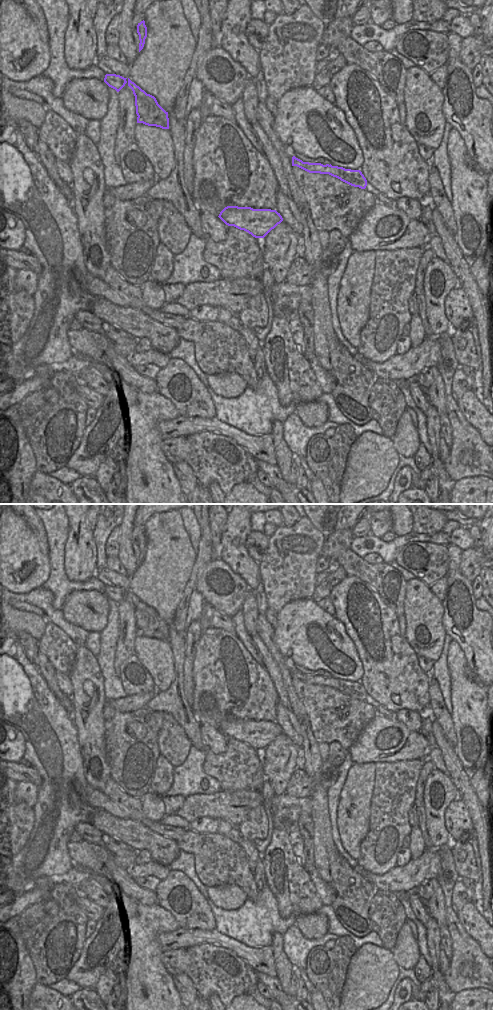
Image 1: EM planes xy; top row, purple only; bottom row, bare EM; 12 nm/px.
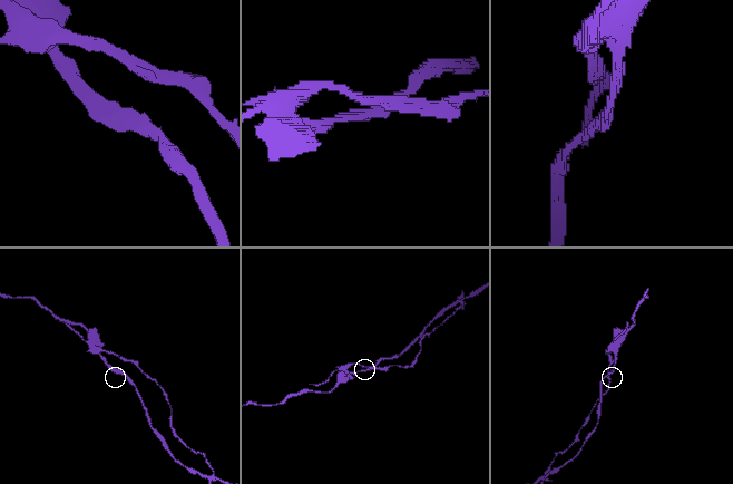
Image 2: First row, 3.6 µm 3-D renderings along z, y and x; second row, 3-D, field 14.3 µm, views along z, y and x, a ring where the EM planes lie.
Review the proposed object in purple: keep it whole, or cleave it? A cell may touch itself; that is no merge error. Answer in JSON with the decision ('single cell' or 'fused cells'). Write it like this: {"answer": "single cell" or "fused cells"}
{"answer": "fused cells"}

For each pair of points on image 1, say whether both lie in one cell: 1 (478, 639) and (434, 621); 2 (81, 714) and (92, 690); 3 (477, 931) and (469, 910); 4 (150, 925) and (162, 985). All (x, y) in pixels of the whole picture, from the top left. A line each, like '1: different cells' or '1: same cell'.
1: different cells
2: same cell
3: same cell
4: same cell

